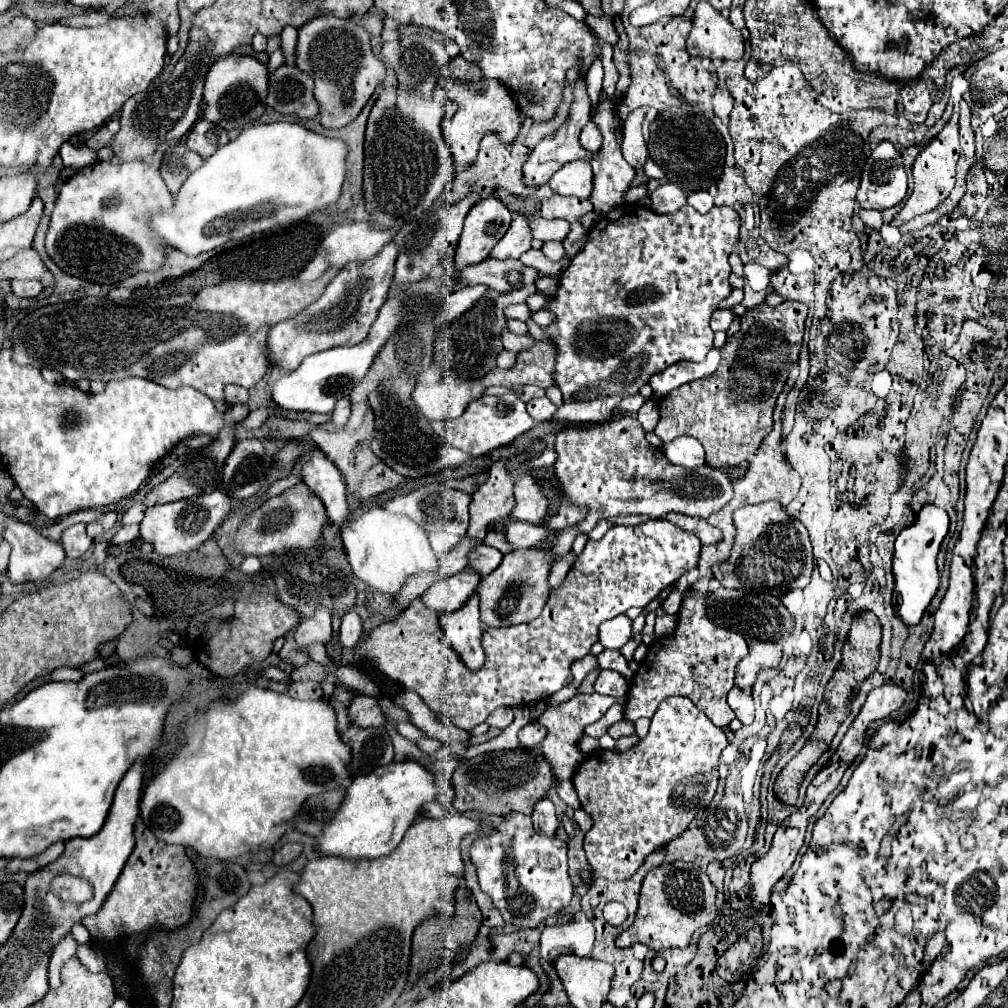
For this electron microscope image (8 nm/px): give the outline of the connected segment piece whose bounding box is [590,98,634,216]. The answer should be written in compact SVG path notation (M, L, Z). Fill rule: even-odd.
M600 98L600 104L594 112L594 120L598 124L598 128L602 130L602 136L604 136L604 142L602 142L602 148L600 152L594 156L592 160L592 170L594 170L594 192L590 196L590 202L594 204L594 212L598 216L610 212L612 208L624 204L624 192L630 188L630 182L634 178L634 168L624 160L622 152L620 152L620 146L622 146L622 132L620 132L620 120L618 120L618 114L616 114L616 108L612 102Z

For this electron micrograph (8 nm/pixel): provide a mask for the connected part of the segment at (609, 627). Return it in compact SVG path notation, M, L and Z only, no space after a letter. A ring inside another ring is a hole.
M624 614L606 620L598 626L598 642L604 648L622 648L632 634L632 620Z

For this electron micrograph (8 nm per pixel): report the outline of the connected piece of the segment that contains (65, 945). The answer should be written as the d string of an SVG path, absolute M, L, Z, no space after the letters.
M66 936L60 944L56 944L54 952L52 952L52 958L50 958L50 988L58 988L60 986L60 968L66 960L74 958L76 956L76 950L78 950L78 944L72 936Z

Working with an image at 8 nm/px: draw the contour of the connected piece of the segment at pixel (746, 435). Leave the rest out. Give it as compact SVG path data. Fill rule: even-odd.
M782 302L778 308L768 308L766 304L760 304L748 310L740 318L740 330L720 348L720 368L716 368L712 376L706 376L706 380L694 380L692 384L684 384L672 390L664 400L660 400L660 422L654 434L662 442L672 442L674 438L684 434L700 440L706 450L706 464L712 468L730 468L746 462L746 458L758 450L760 442L770 434L774 426L772 412L776 406L776 398L782 392L784 382L800 354L806 310L808 308L800 302Z

